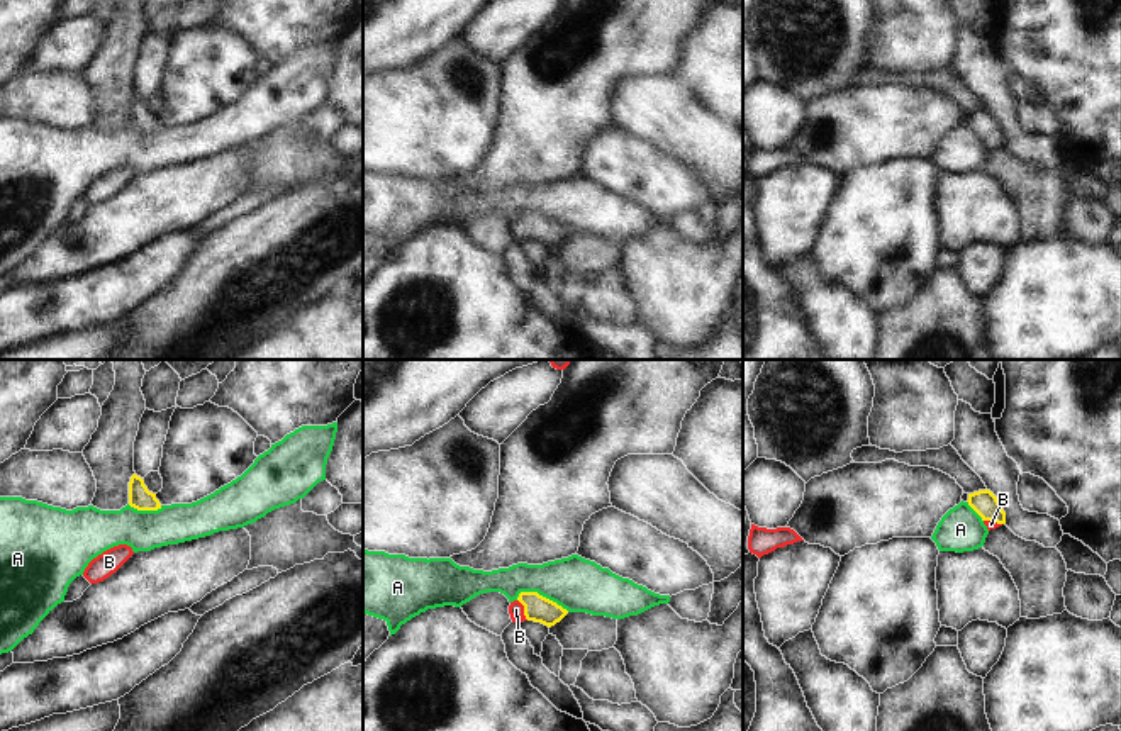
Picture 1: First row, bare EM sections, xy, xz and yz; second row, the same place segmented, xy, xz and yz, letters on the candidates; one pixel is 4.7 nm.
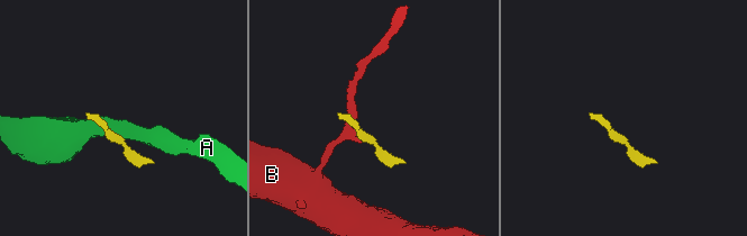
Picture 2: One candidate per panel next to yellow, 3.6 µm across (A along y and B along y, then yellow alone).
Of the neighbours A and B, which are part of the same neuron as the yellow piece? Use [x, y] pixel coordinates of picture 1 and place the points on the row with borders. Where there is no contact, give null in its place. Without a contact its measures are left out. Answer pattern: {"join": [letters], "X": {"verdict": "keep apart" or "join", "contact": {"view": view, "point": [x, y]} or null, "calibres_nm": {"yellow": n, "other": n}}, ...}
{"join": ["B"], "A": {"verdict": "keep apart", "contact": {"view": "xz", "point": [541, 596]}, "calibres_nm": {"yellow": 130, "other": 260}}, "B": {"verdict": "join", "contact": {"view": "xz", "point": [524, 609]}, "calibres_nm": {"yellow": 130, "other": 80}}}

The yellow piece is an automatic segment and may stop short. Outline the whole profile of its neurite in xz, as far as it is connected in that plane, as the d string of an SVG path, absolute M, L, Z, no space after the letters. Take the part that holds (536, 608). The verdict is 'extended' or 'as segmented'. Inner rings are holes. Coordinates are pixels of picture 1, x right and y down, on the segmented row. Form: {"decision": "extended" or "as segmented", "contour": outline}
{"decision": "extended", "contour": "M521 592L519 597L510 602L509 614L512 622L534 621L551 628L560 622L568 611L538 592Z"}

